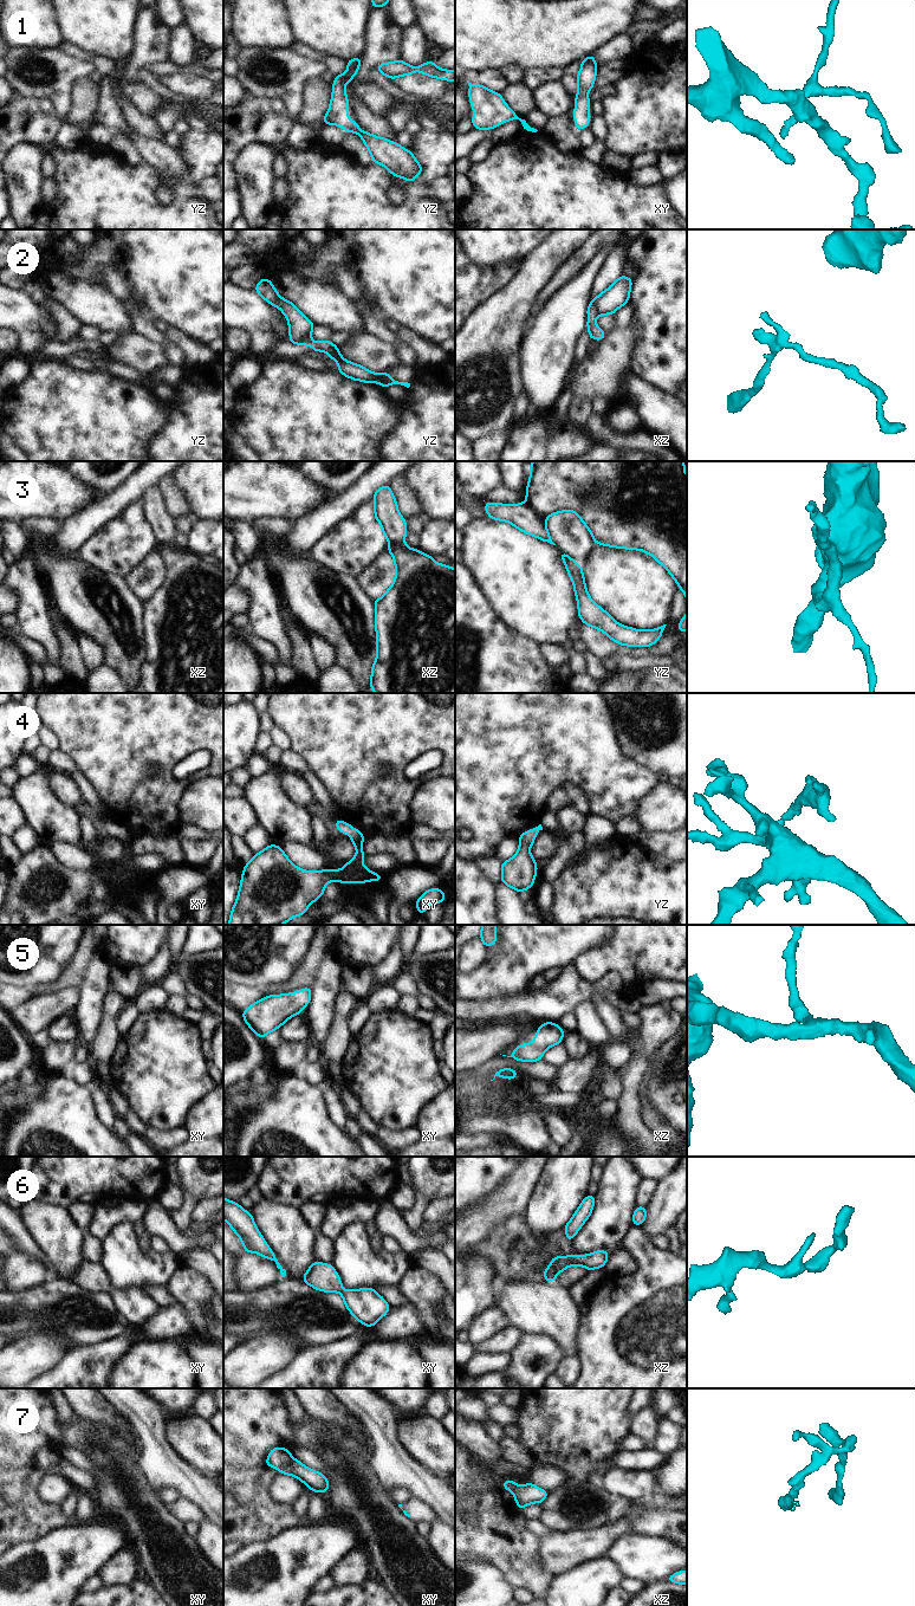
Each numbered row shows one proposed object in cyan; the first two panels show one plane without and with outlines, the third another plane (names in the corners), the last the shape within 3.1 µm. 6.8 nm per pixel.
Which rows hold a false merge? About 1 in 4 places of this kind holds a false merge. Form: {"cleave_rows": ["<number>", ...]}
{"cleave_rows": ["2", "7"]}

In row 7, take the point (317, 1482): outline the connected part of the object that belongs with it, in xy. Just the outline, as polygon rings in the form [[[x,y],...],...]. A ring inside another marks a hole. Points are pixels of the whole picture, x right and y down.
[[[292,1458],[288,1465],[279,1468],[279,1472],[297,1477],[316,1492],[326,1492],[330,1487],[325,1475],[306,1468],[296,1458]]]

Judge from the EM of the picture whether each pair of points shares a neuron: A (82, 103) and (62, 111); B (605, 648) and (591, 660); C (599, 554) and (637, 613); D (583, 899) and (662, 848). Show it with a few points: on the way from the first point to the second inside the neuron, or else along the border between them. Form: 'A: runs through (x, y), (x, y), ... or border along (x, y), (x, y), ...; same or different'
A: border along (75, 82), (70, 95), (70, 110), (63, 118); different
B: border along (588, 648), (601, 659); different
C: runs through (608, 568), (637, 598); same
D: border along (633, 839), (651, 853), (664, 856), (674, 862); different

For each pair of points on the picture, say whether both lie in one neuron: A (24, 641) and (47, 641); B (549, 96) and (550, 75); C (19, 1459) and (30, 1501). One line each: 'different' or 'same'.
A: different
B: different
C: different

